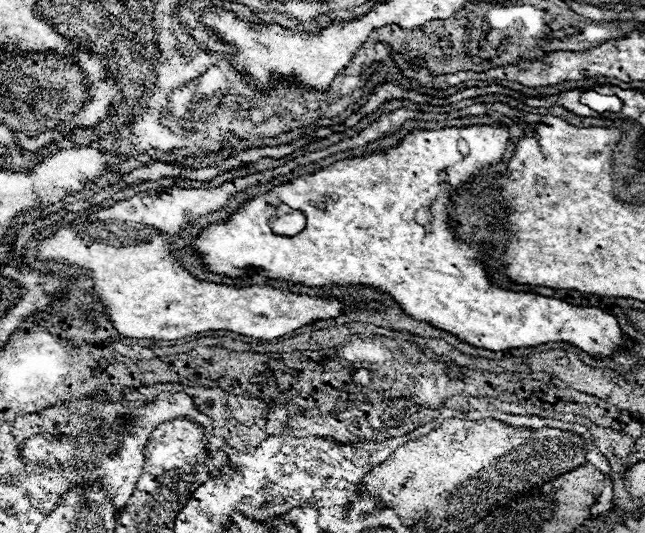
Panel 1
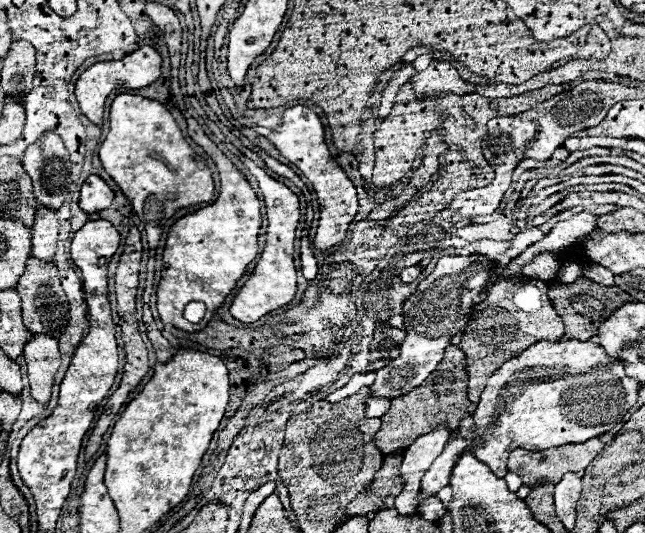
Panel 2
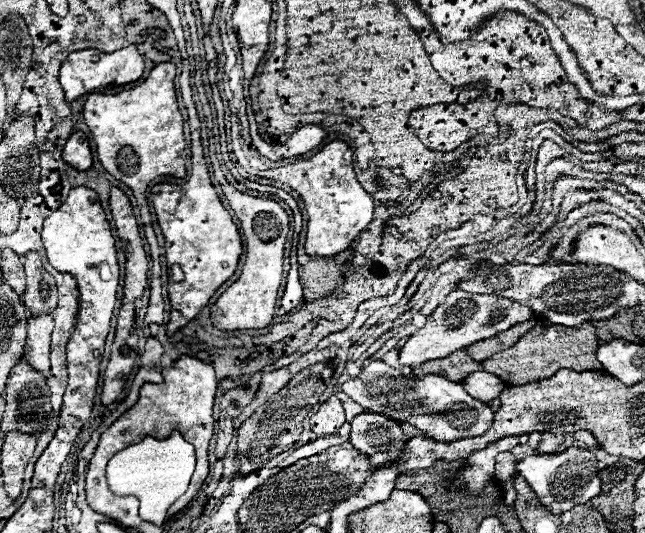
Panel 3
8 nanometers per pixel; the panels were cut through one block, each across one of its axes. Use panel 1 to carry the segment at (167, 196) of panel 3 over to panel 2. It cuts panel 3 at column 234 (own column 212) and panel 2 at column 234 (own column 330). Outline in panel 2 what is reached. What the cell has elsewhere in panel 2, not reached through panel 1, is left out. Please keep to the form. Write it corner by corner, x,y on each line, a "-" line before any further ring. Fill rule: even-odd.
186,114
190,138
204,148
204,152
216,162
222,190
214,204
196,210
180,218
168,232
164,248
164,270
158,284
158,314
164,324
186,332
200,332
208,326
212,314
222,306
224,298
236,286
246,272
246,266
258,254
258,230
260,230
260,200
250,188
242,172
230,162
230,158
206,136
200,124
-
190,302
204,302
206,316
200,324
190,324
182,314

